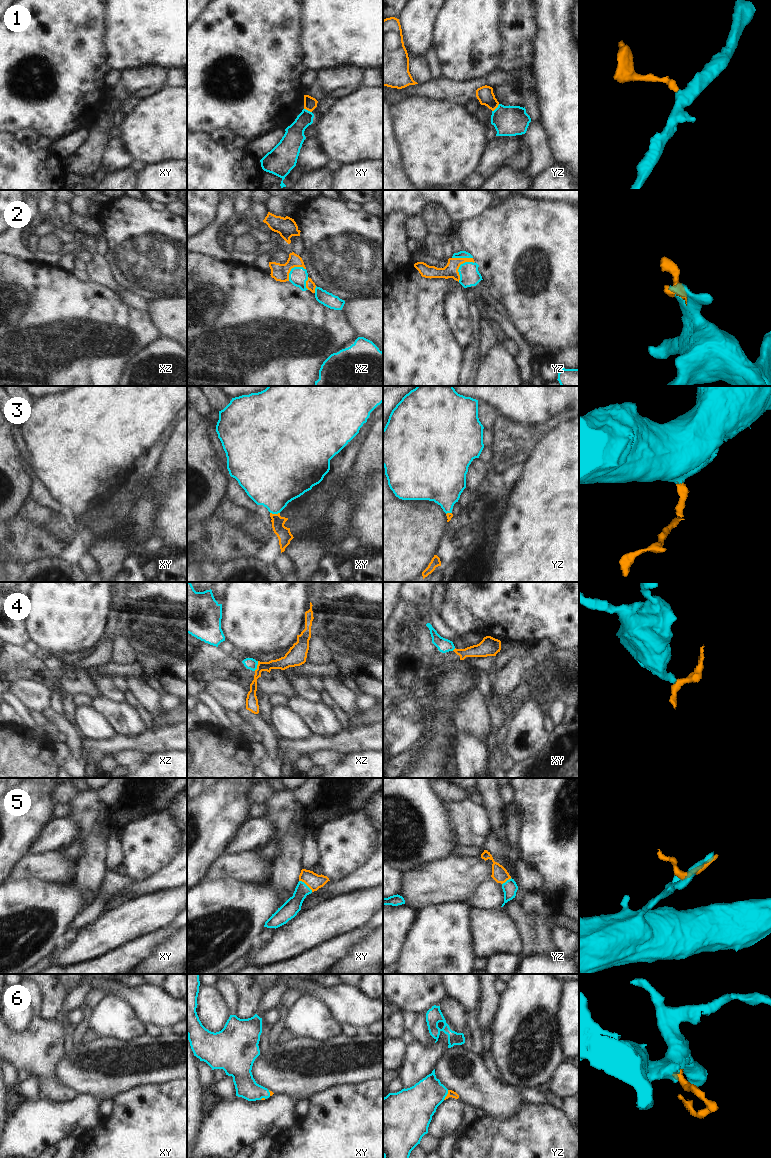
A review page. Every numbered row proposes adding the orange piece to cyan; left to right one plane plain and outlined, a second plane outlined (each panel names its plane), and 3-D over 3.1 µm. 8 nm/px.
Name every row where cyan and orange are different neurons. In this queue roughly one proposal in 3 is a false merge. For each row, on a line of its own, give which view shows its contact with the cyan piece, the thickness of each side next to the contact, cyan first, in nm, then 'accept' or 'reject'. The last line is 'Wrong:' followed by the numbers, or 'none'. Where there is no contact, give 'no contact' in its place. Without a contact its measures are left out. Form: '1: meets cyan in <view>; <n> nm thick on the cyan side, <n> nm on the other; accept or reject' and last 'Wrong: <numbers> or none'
1: meets cyan in yz; 240 nm thick on the cyan side, 140 nm on the other; accept
2: meets cyan in yz; 160 nm thick on the cyan side, 110 nm on the other; accept
3: meets cyan in xy; 400 nm thick on the cyan side, 120 nm on the other; accept
4: meets cyan in xz; 90 nm thick on the cyan side, 100 nm on the other; reject
5: meets cyan in xy; 140 nm thick on the cyan side, 130 nm on the other; accept
6: meets cyan in yz; 300 nm thick on the cyan side, 50 nm on the other; accept
Wrong: 4

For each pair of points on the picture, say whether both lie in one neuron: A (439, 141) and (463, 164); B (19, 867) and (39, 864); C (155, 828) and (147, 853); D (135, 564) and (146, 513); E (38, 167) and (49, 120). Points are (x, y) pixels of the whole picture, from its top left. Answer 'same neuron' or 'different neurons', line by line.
A: same neuron
B: same neuron
C: same neuron
D: different neurons
E: different neurons

